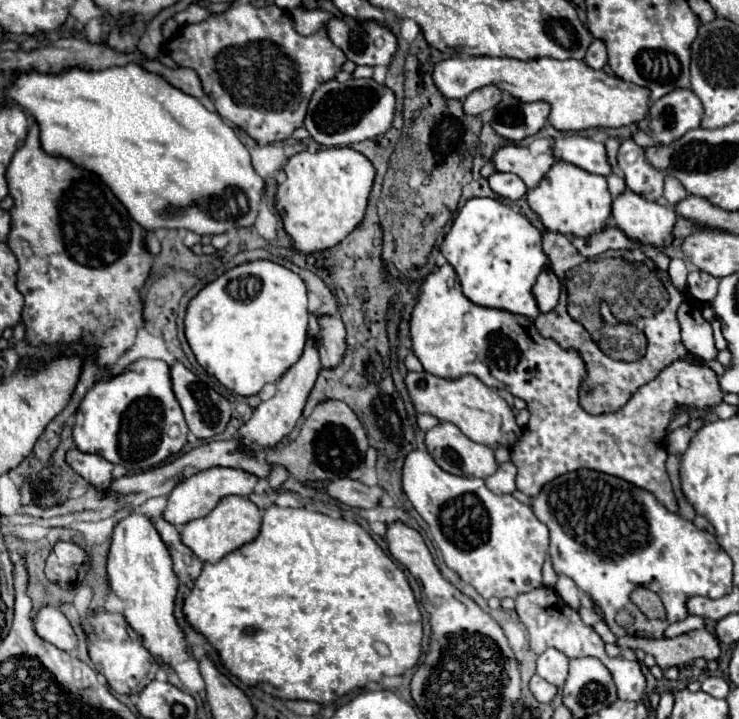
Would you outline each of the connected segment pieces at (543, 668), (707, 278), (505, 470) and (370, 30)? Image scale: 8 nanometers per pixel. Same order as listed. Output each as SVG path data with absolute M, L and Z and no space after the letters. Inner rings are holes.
M548 648L538 656L538 674L546 682L562 688L568 676L568 658L560 650Z
M690 272L688 274L688 292L696 300L710 304L716 296L716 290L718 290L718 278L714 278L706 272Z
M512 462L500 464L496 474L488 476L484 482L494 494L512 494L516 490L516 466Z
M344 16L344 20L332 18L328 22L328 34L330 34L332 42L346 54L346 58L356 62L358 66L388 66L396 52L396 36L386 26L382 26L374 20L360 22L350 16Z

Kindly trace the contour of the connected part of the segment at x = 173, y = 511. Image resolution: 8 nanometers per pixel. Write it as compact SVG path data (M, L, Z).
M208 468L202 472L196 472L184 480L180 480L174 490L168 494L168 504L164 510L164 520L168 520L174 526L186 524L190 520L196 518L204 518L220 498L230 496L230 494L238 494L238 496L250 496L254 486L256 486L258 478L254 474L248 474L244 470L236 470L236 468Z

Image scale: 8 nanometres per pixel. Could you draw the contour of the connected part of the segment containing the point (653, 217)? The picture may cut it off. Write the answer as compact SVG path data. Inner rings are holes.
M632 190L614 198L612 218L616 226L634 242L662 250L672 244L676 212L668 204L650 202Z

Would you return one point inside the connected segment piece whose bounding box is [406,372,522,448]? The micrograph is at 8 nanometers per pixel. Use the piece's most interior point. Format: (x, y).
(478, 411)

